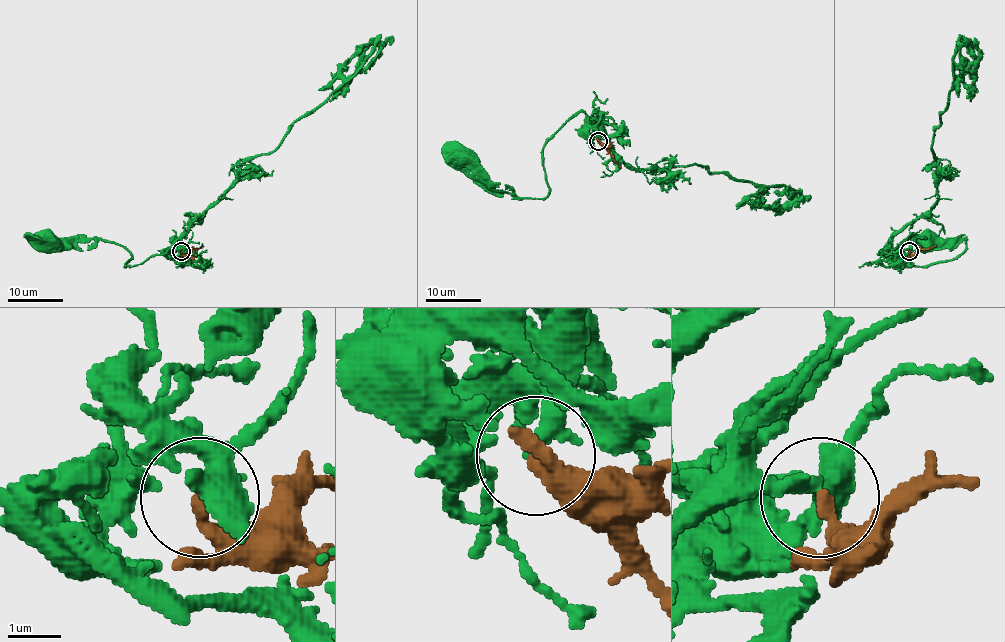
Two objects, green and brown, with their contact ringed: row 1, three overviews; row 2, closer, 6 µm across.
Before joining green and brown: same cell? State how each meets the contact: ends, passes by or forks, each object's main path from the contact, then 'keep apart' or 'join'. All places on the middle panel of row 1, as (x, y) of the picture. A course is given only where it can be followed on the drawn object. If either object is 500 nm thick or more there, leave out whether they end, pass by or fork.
green ends there; brown ends there; green runs (598, 141), (598, 123), (577, 112), (545, 143), (543, 161), (548, 193), (544, 197), (493, 191), (464, 159); brown runs (598, 141), (622, 168); join

